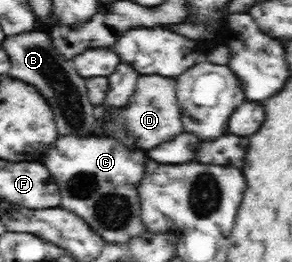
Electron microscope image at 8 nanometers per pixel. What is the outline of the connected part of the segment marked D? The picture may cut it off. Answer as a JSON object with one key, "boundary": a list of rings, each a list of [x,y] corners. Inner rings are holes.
{"boundary":[[[141,75],[137,81],[137,93],[131,97],[129,105],[120,110],[113,111],[115,125],[106,125],[109,131],[115,129],[129,129],[133,139],[137,140],[137,147],[149,151],[169,142],[173,135],[179,135],[183,131],[181,125],[181,106],[175,95],[176,78],[165,79],[161,75]]]}

